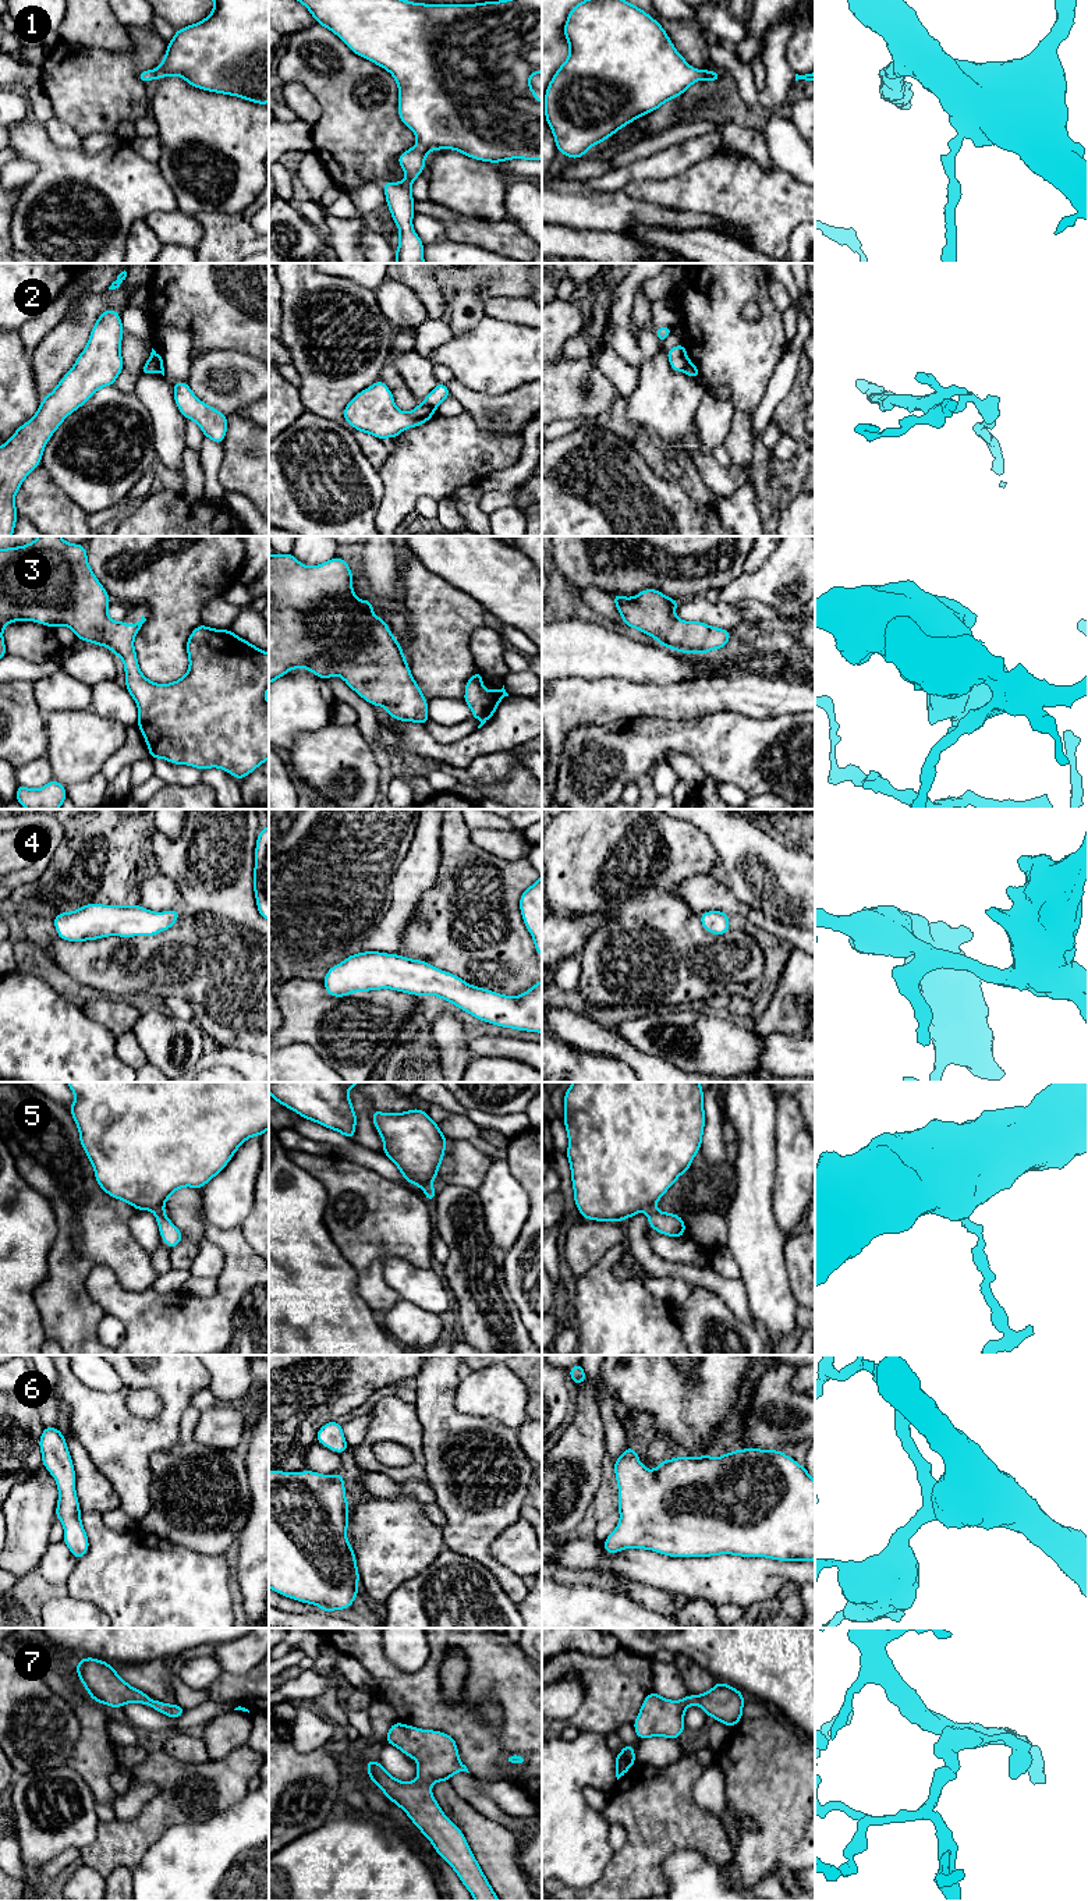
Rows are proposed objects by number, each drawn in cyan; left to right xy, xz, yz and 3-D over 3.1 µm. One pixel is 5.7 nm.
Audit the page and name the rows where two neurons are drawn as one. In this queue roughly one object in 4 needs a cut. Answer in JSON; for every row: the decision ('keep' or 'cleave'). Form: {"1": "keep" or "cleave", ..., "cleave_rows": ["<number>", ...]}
{"1": "keep", "2": "cleave", "3": "keep", "4": "keep", "5": "cleave", "6": "keep", "7": "keep", "cleave_rows": ["2", "5"]}

